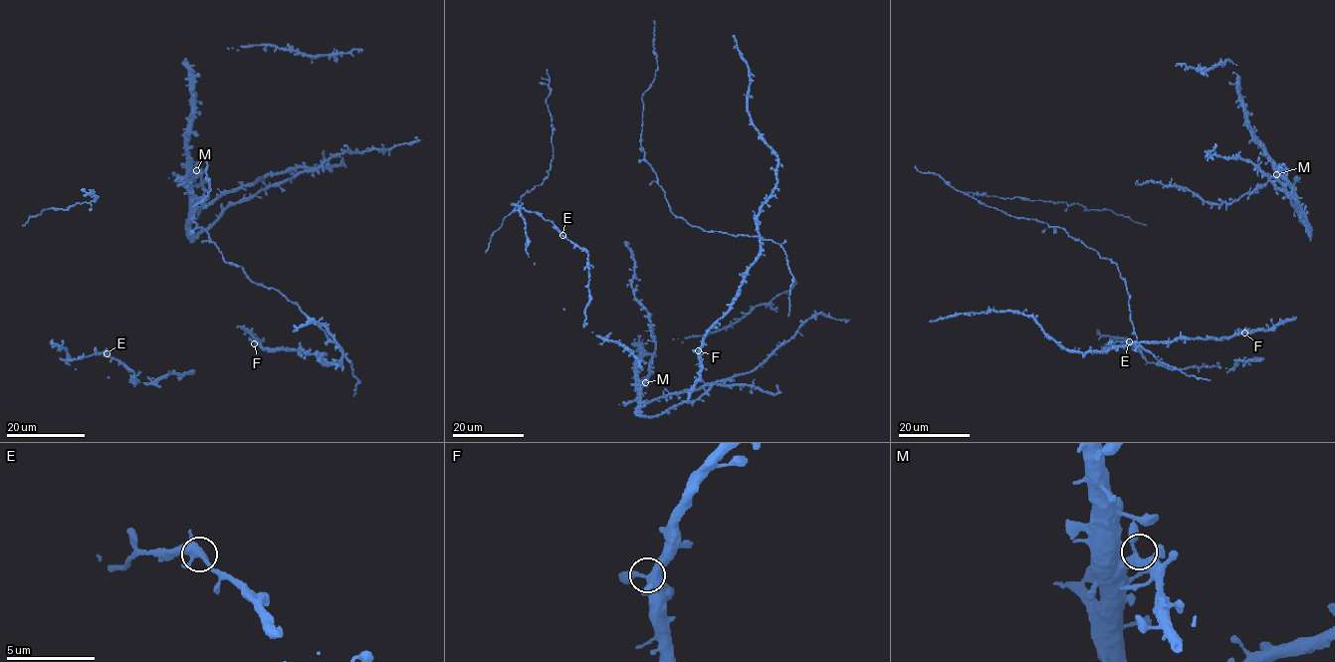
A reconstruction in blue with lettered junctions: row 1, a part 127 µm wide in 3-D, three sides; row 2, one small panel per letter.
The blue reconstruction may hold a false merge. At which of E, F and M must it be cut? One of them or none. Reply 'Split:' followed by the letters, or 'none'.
Split: none

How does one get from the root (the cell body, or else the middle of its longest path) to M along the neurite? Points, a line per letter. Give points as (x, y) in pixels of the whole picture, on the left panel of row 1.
M: (191, 199), (191, 175), (196, 170)

